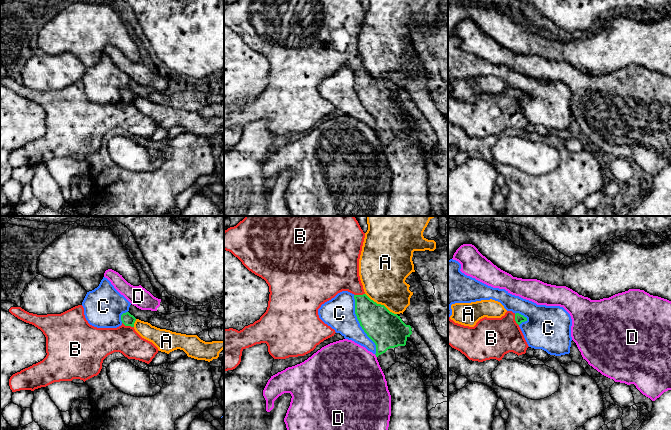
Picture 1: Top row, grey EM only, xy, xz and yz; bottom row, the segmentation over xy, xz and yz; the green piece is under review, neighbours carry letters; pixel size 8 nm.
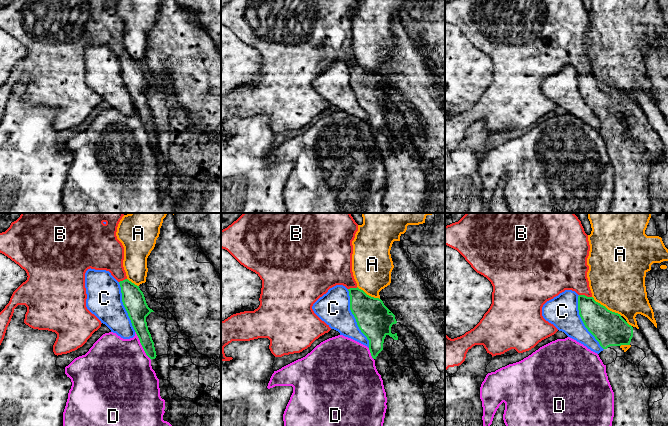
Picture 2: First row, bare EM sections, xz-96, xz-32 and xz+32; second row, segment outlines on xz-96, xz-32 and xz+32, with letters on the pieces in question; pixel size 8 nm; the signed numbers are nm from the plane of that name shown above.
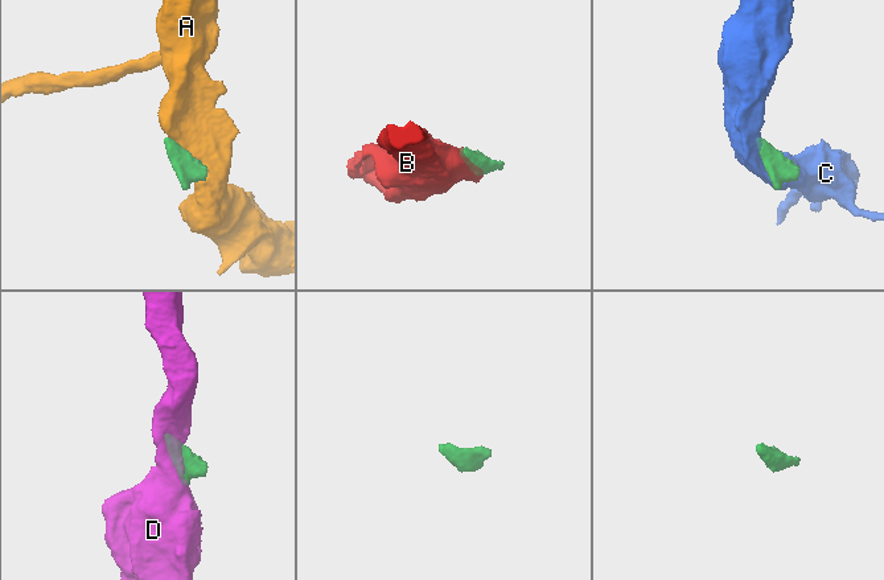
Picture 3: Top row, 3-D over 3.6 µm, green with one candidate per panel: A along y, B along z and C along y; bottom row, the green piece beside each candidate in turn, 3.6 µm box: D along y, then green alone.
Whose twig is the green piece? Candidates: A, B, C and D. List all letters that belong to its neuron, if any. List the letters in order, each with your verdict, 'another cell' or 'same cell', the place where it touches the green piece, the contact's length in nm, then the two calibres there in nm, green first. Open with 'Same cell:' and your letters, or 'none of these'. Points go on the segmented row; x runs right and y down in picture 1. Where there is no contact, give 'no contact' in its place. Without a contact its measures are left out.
Same cell: B
A: another cell; meets green in xz at (380, 304); contact 300 nm long; 280 nm thick on the green side, 360 nm on the other
B: same cell; meets green in xy at (128, 325); contact 100 nm long; 100 nm thick on the green side, 220 nm on the other
C: another cell; meets green in xz at (360, 325); contact 500 nm long; 280 nm thick on the green side, 260 nm on the other
D: another cell; meets green in xz at (376, 356); contact 40 nm long; 280 nm thick on the green side, 480 nm on the other

